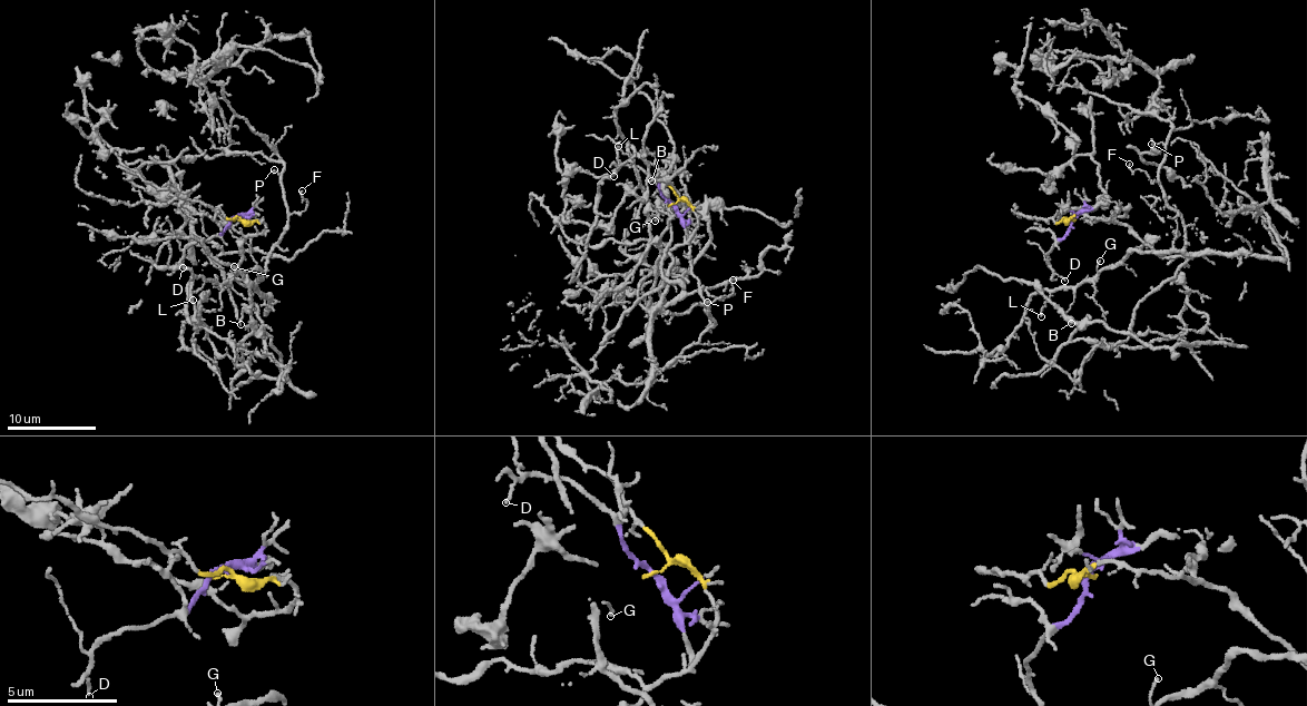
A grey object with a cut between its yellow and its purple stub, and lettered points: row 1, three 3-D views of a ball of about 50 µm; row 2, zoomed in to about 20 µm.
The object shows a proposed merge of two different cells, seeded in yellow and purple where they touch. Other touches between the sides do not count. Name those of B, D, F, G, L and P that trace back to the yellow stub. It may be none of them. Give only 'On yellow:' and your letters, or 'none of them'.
On yellow: B, F, G, L, P

